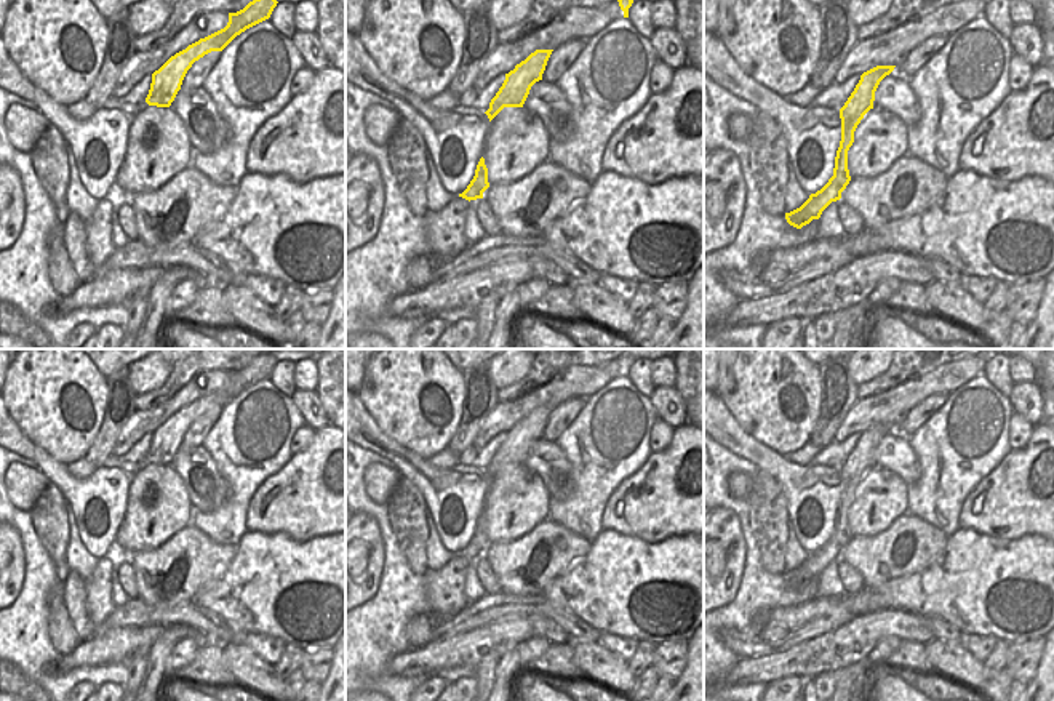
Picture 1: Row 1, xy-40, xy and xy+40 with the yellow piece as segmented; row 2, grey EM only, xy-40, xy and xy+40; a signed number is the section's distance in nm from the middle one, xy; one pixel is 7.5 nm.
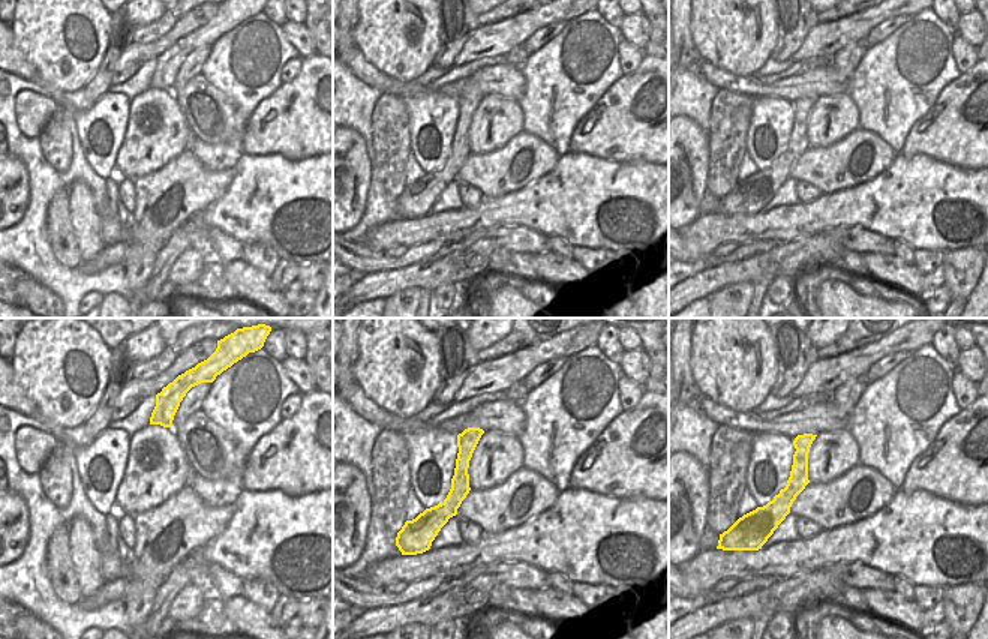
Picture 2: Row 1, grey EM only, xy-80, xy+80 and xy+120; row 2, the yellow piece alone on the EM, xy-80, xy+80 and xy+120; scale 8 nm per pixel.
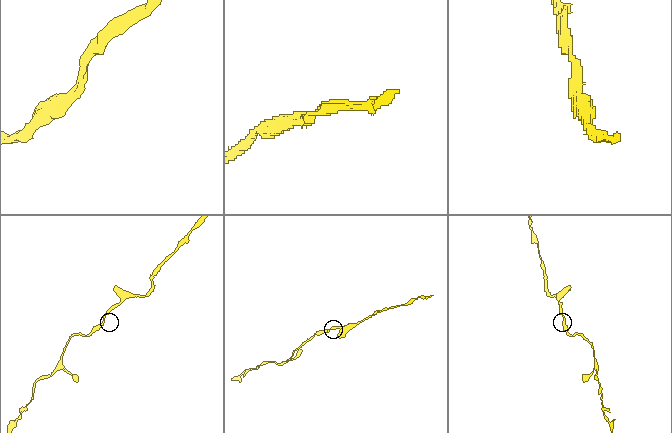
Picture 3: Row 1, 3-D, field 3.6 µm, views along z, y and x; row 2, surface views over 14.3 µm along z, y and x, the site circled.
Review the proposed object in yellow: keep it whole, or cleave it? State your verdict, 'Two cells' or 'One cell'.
One cell.

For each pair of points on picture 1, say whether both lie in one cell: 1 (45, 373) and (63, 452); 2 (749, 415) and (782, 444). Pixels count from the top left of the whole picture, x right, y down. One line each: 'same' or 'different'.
1: same
2: same

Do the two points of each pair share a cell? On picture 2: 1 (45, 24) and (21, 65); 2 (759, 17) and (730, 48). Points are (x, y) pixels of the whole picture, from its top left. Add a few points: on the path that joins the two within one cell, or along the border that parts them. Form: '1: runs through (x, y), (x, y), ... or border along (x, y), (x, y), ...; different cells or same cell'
1: border along (15, 44), (35, 68), (38, 81); different cells
2: runs through (751, 24), (738, 41); same cell

